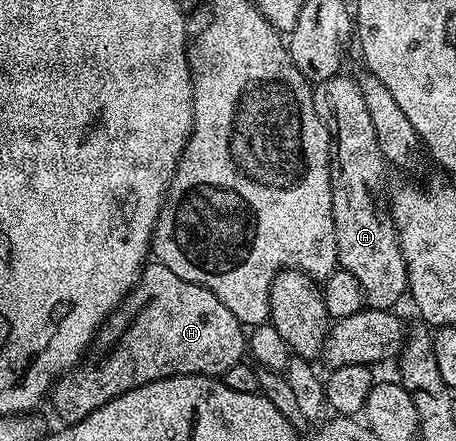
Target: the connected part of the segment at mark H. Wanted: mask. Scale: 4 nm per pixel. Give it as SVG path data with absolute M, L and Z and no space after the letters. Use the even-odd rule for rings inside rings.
M150 263L143 268L134 290L123 297L122 304L107 317L105 325L96 335L89 356L54 382L48 401L54 404L54 413L59 417L59 422L79 421L92 415L96 407L104 407L104 403L116 399L116 395L124 395L156 379L193 373L199 377L218 377L226 373L228 367L243 360L247 340L242 322L232 315L232 311L228 311L228 307L224 307L224 303L220 303L220 299L216 299L216 295L212 295L212 291L196 283L188 283L188 279L180 279L180 275L168 271L168 267Z

